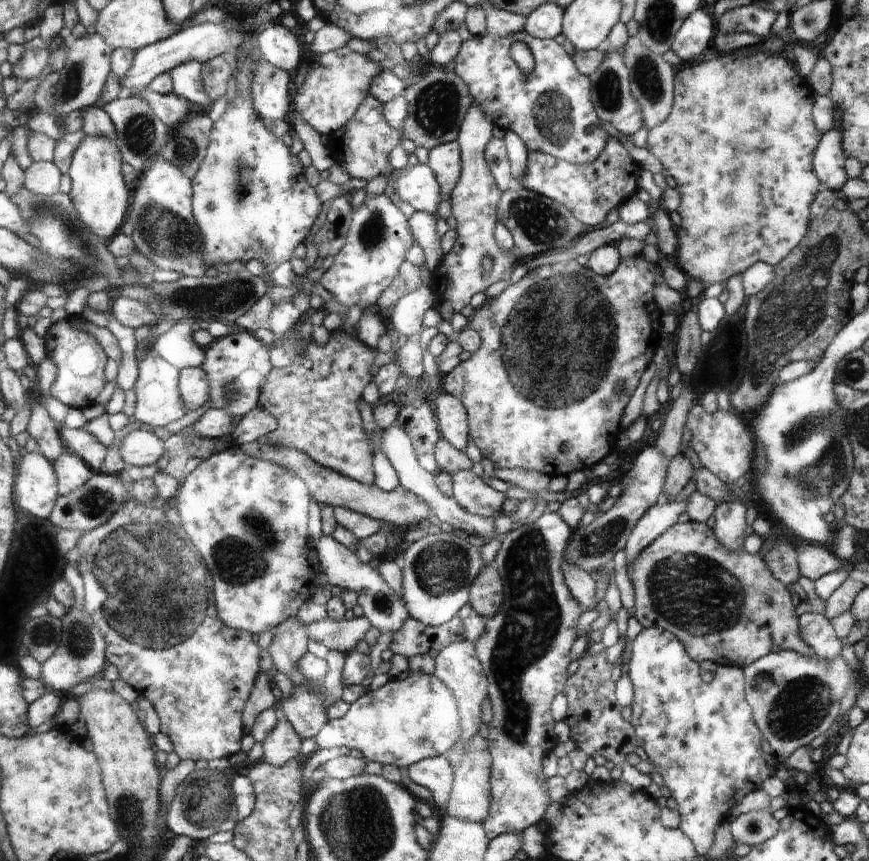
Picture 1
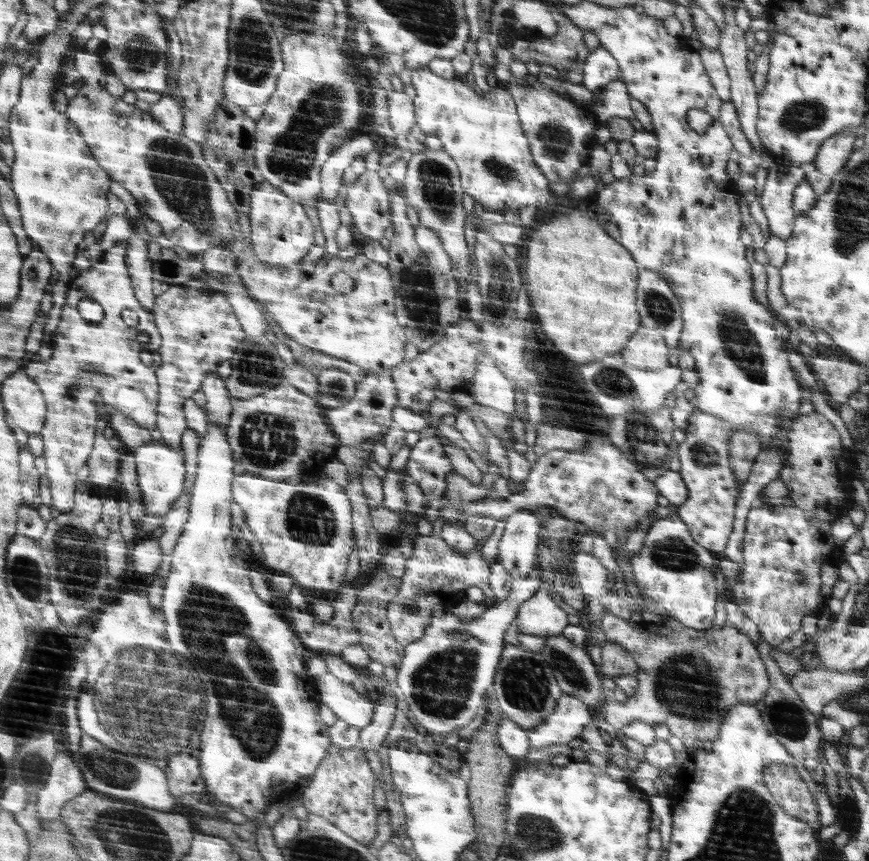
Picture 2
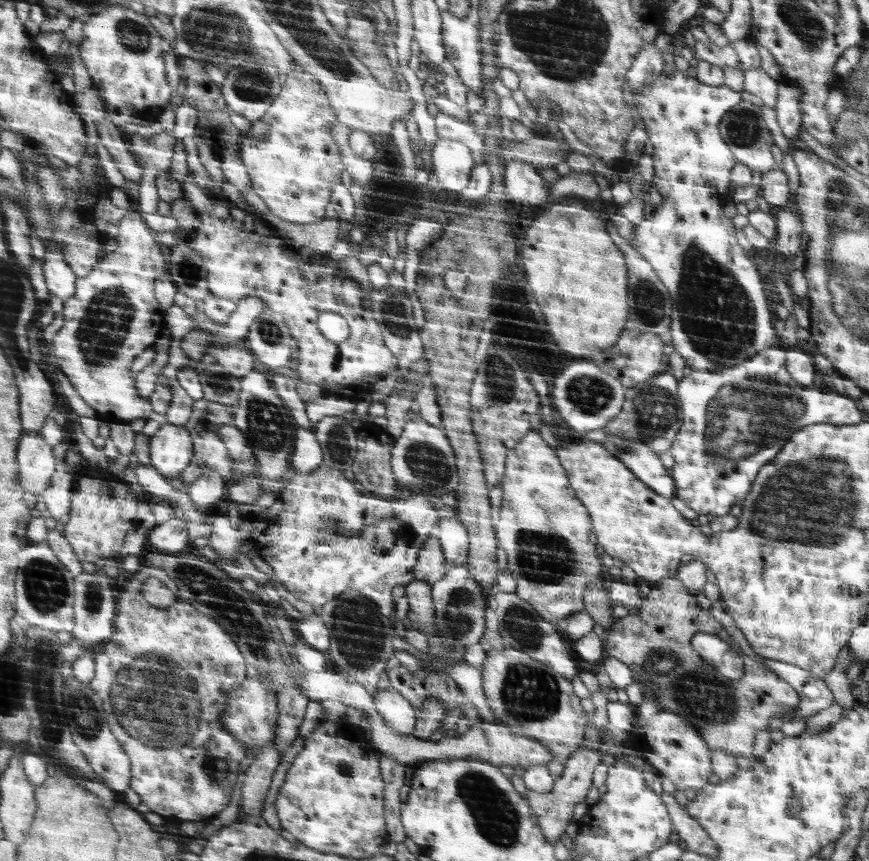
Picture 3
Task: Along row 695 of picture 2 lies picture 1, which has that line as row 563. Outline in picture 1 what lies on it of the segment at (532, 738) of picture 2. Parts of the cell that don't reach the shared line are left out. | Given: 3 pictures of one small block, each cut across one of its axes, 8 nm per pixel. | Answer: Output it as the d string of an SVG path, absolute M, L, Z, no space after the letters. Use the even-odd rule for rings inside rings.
M566 556L562 558L562 572L574 600L582 604L582 608L592 610L596 607L596 575L588 573L576 564L570 564Z

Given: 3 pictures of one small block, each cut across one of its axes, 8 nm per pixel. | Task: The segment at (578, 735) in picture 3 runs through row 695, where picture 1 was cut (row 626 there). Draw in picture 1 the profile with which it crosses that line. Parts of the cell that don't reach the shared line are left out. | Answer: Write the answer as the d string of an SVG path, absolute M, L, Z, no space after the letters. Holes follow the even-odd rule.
M546 510L532 524L524 524L507 532L493 560L504 581L505 602L496 616L487 619L486 630L475 642L477 656L485 667L486 676L489 677L492 700L492 722L488 727L487 740L492 758L492 800L490 814L486 822L481 824L490 841L506 832L518 834L528 827L538 825L538 820L542 820L550 804L546 776L542 774L542 760L552 752L552 748L559 741L558 736L554 734L556 722L550 716L548 704L551 706L554 694L564 694L566 690L566 668L572 662L568 652L576 640L576 618L584 613L580 610L580 604L574 602L574 596L565 583L561 569L562 558L573 531L558 513Z

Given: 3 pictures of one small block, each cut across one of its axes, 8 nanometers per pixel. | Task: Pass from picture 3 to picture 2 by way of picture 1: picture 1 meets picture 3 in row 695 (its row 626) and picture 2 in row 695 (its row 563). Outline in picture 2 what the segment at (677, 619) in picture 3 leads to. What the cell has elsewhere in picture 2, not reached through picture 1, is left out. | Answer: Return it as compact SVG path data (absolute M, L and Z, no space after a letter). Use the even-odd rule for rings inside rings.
M671 618L666 622L648 624L648 630L644 636L626 636L626 650L639 667L635 675L637 689L628 700L623 703L608 702L602 704L600 709L594 712L595 721L607 722L614 729L622 729L634 720L642 720L652 726L664 724L668 726L671 735L678 738L692 736L698 742L717 740L721 729L722 719L730 707L738 703L756 703L769 690L768 670L764 670L764 664L758 656L757 647L752 640L742 634L741 630L724 626L720 629L695 630L687 628L680 622Z

